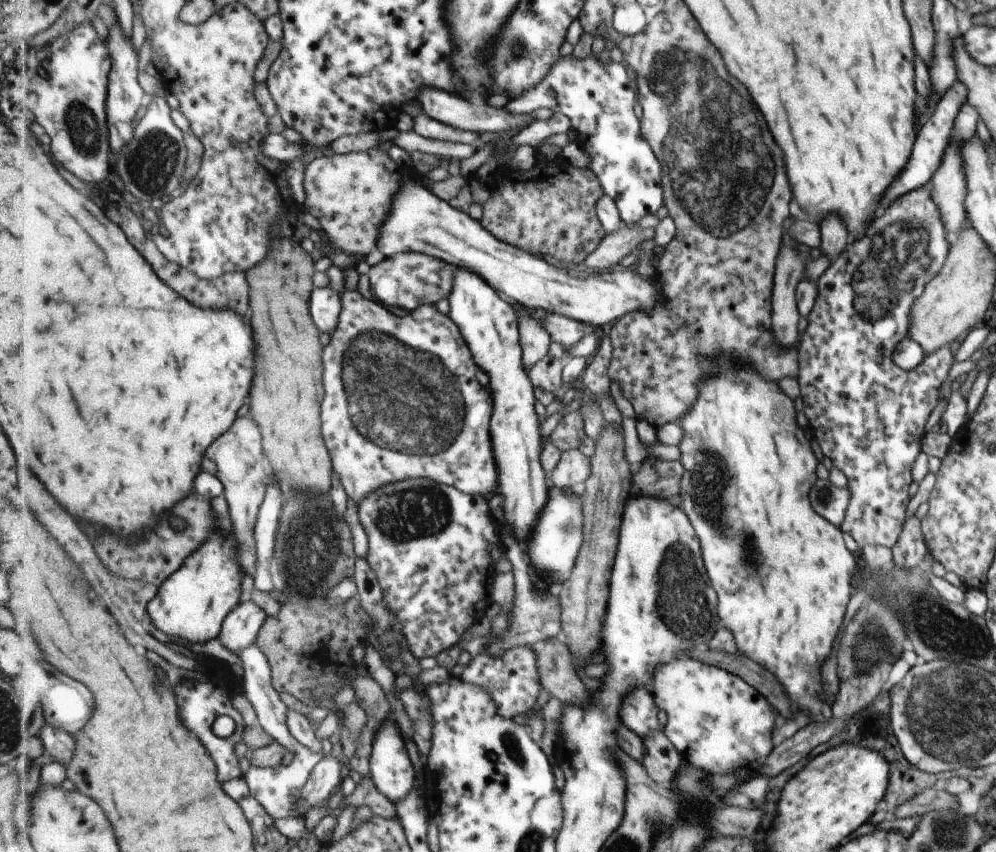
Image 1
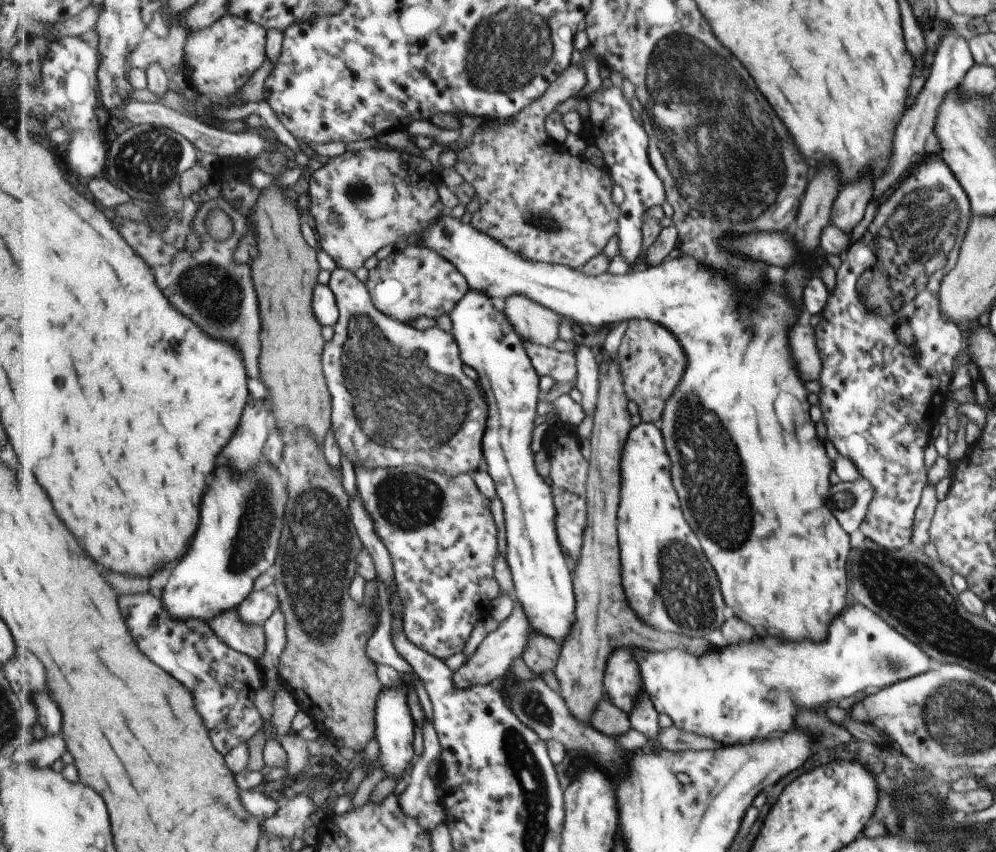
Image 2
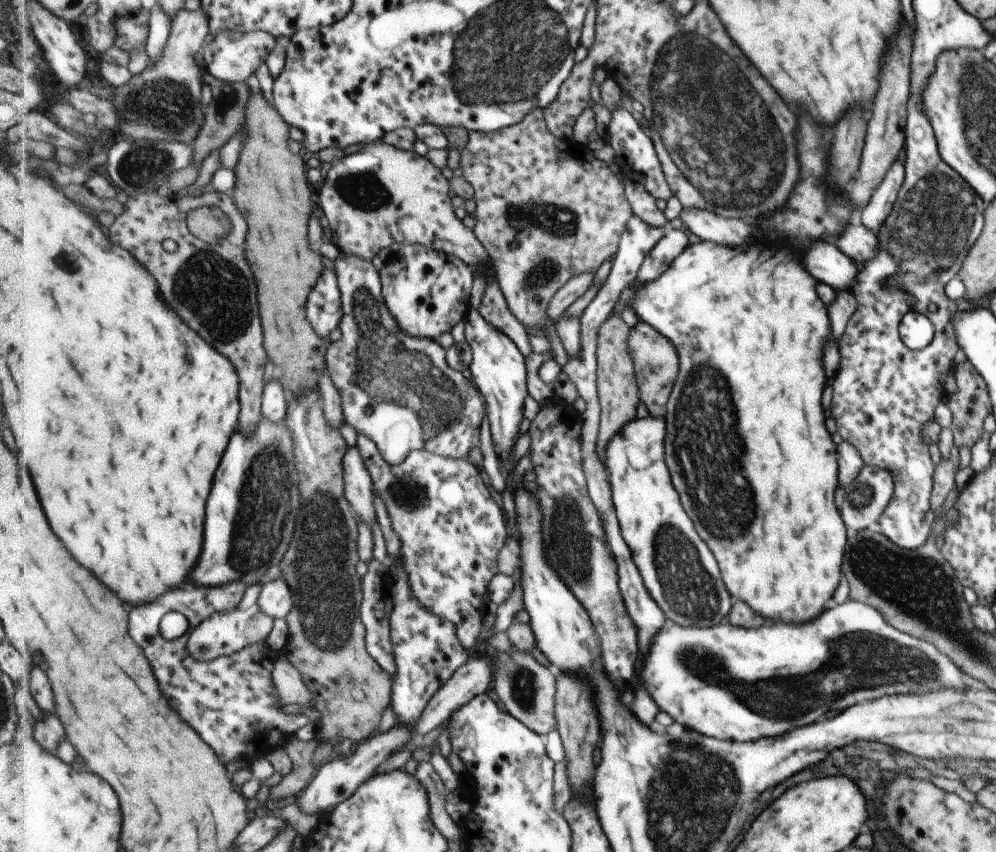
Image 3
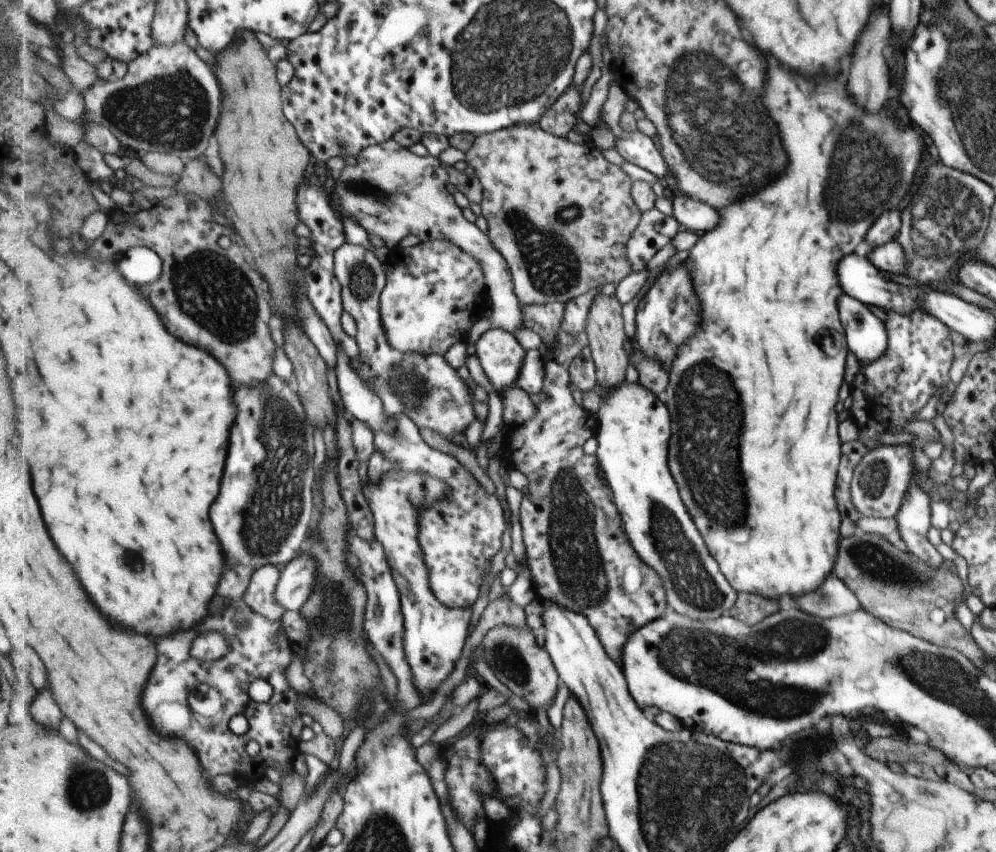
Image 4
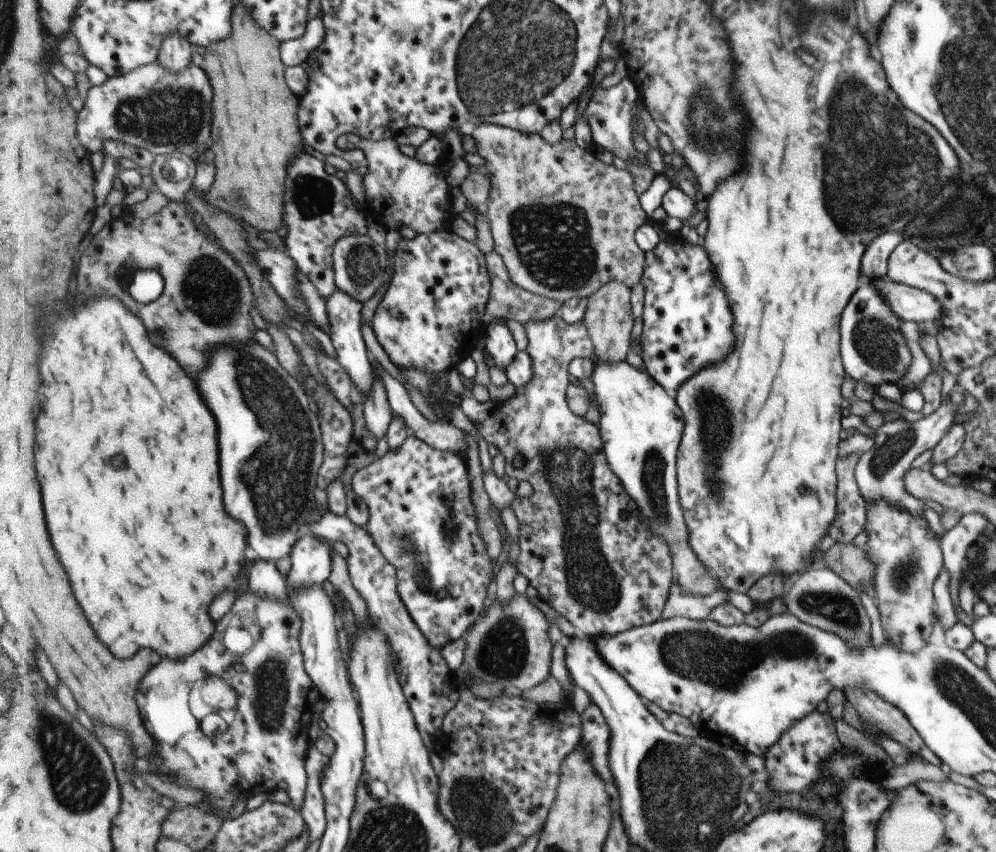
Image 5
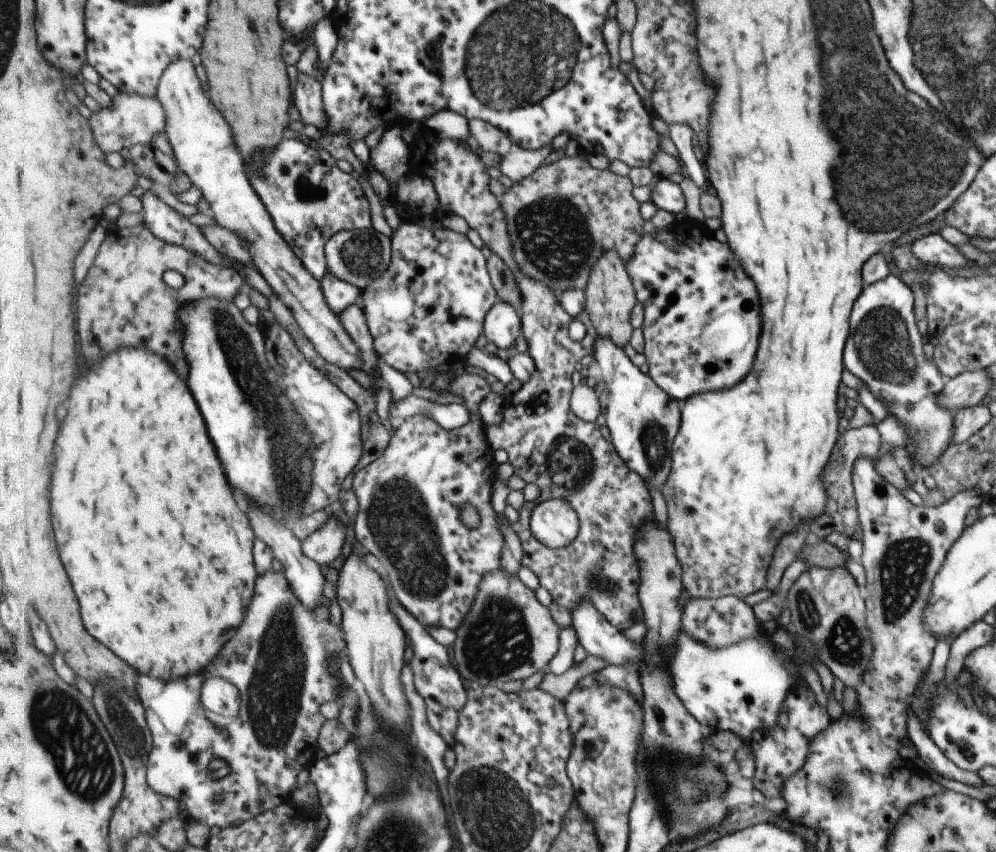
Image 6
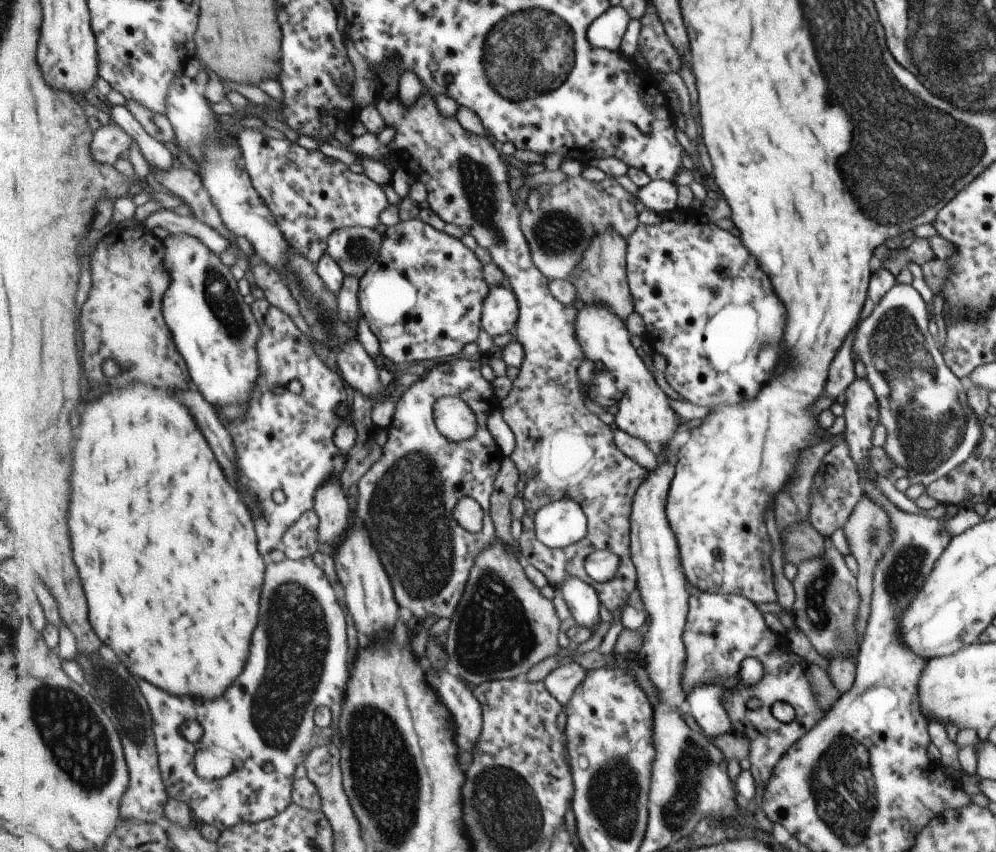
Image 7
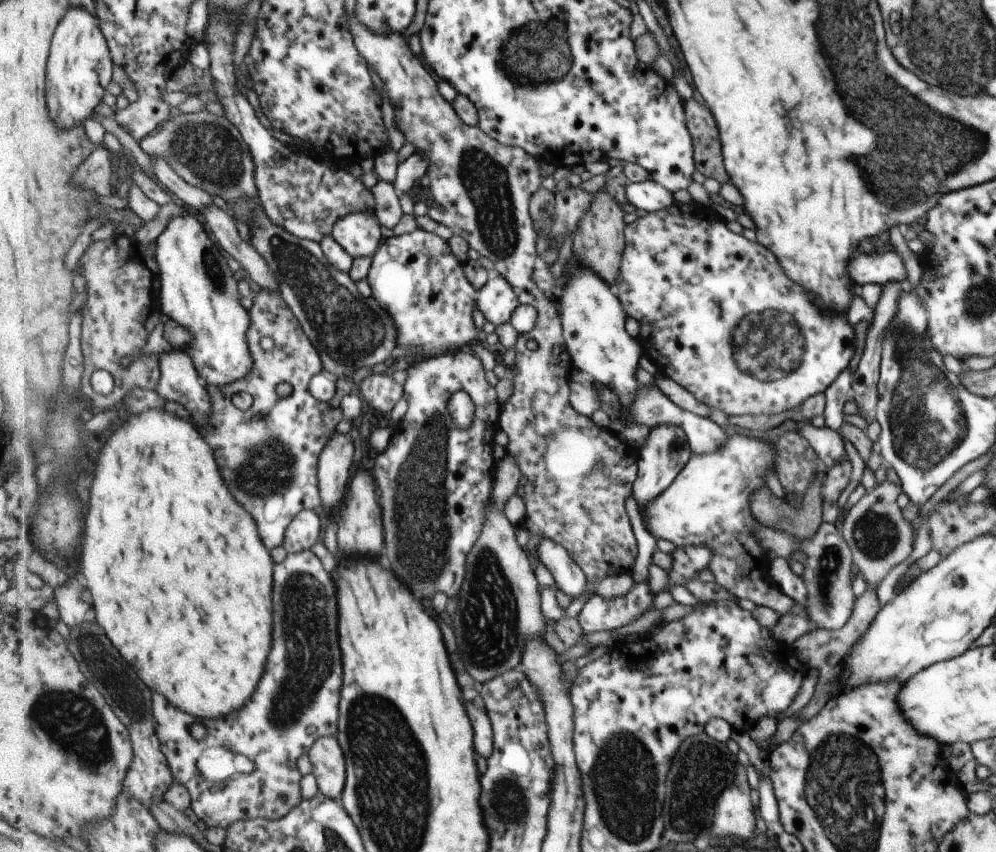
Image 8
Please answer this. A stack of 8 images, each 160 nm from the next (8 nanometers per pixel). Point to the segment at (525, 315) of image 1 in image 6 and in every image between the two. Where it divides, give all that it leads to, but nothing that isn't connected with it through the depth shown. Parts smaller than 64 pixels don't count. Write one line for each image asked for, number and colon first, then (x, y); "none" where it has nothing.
2: (539, 324)
3: (547, 210)
4: (561, 214)
5: (564, 222)
6: (561, 219)

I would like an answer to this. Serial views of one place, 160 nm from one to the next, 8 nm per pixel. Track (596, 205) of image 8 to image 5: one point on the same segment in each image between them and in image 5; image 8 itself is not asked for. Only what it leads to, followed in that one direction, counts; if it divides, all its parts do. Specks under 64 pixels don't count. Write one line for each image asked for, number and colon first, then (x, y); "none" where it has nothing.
5: (610, 318)
6: (611, 297)
7: (602, 278)

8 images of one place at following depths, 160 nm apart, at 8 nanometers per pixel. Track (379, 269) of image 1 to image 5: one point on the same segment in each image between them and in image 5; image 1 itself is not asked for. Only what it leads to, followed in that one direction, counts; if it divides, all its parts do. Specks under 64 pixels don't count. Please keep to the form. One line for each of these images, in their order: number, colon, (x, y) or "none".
2: (416, 281)
3: (428, 291)
4: (435, 290)
5: (440, 284)

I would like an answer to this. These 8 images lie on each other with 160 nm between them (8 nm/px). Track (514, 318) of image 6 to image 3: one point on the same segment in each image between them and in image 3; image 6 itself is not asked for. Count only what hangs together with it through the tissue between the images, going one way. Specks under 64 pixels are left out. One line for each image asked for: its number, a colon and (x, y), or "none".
3: (499, 369)
4: (501, 356)
5: (500, 346)

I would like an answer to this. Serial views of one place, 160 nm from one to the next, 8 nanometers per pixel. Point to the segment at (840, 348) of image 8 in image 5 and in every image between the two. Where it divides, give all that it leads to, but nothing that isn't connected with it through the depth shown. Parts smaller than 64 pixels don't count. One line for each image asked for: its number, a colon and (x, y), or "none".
5: (687, 323)
6: (701, 329)
7: (714, 318)

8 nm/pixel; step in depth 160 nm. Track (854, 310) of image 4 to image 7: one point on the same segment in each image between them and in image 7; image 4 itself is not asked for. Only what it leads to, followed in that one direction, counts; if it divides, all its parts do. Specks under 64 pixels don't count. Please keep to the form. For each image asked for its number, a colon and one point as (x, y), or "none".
5: (874, 351)
6: (885, 353)
7: (930, 429)

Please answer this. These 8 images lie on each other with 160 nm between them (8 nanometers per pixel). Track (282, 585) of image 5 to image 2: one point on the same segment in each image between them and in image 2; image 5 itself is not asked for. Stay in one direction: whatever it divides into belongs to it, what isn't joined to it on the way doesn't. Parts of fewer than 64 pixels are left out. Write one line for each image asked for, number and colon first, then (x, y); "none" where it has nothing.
2: (229, 626)
3: (221, 635)
4: (261, 595)

